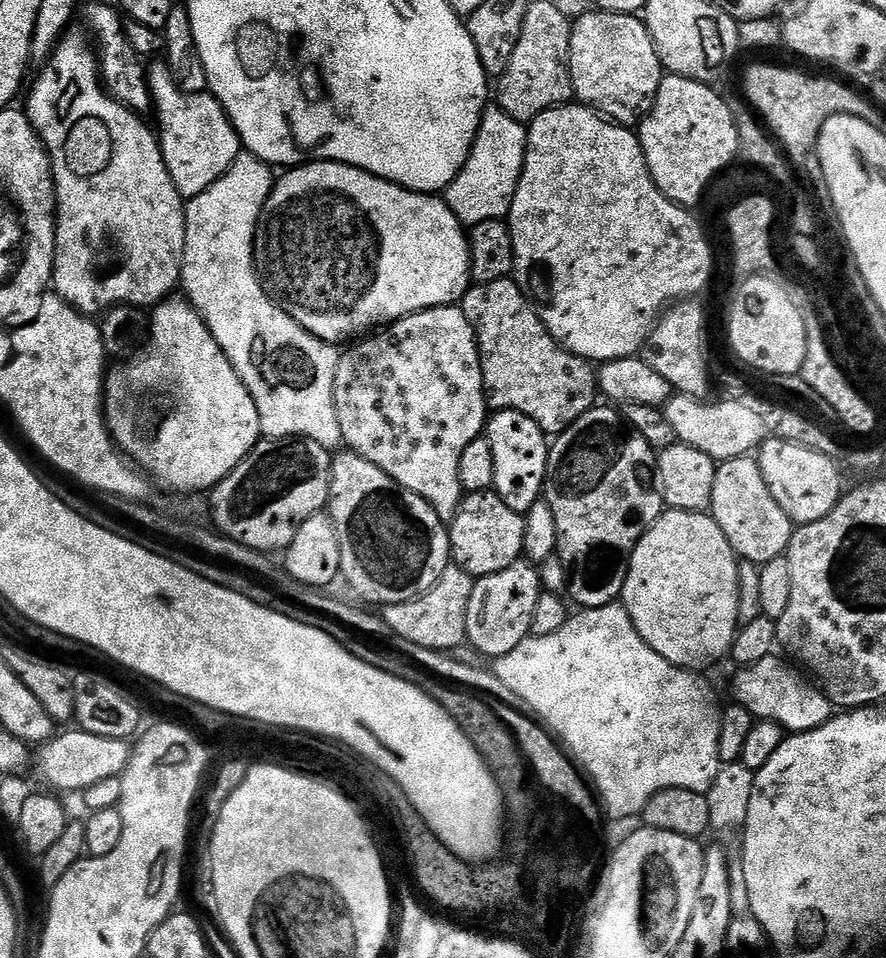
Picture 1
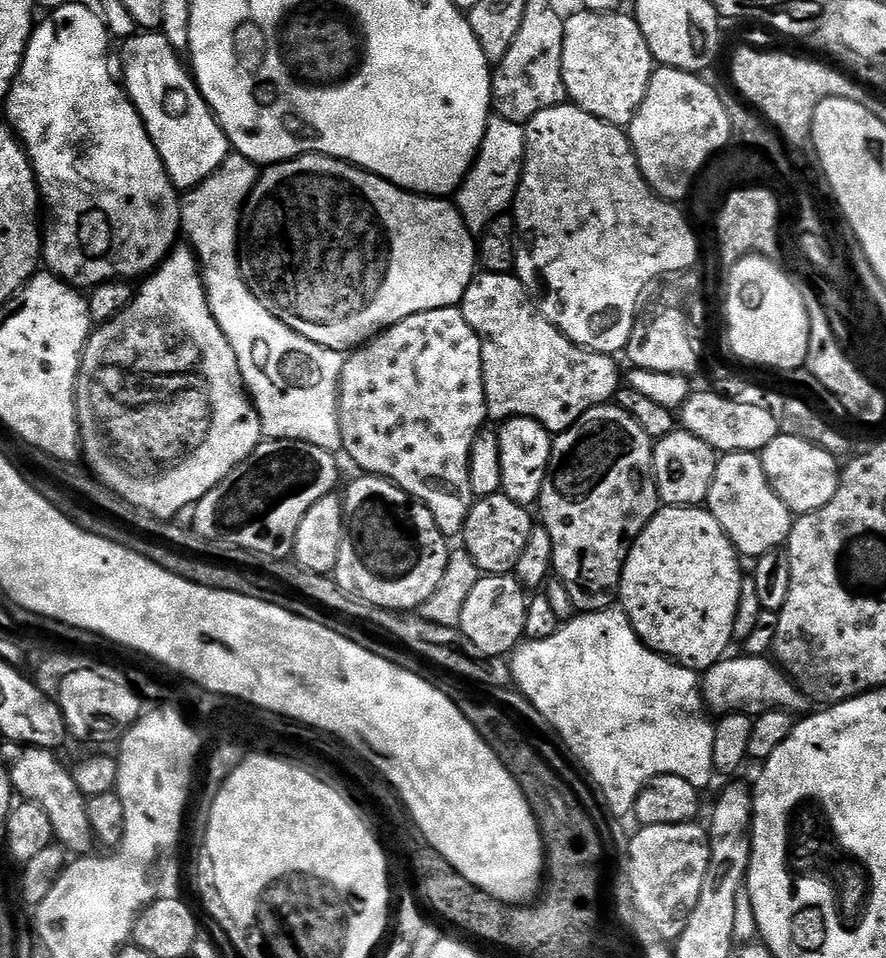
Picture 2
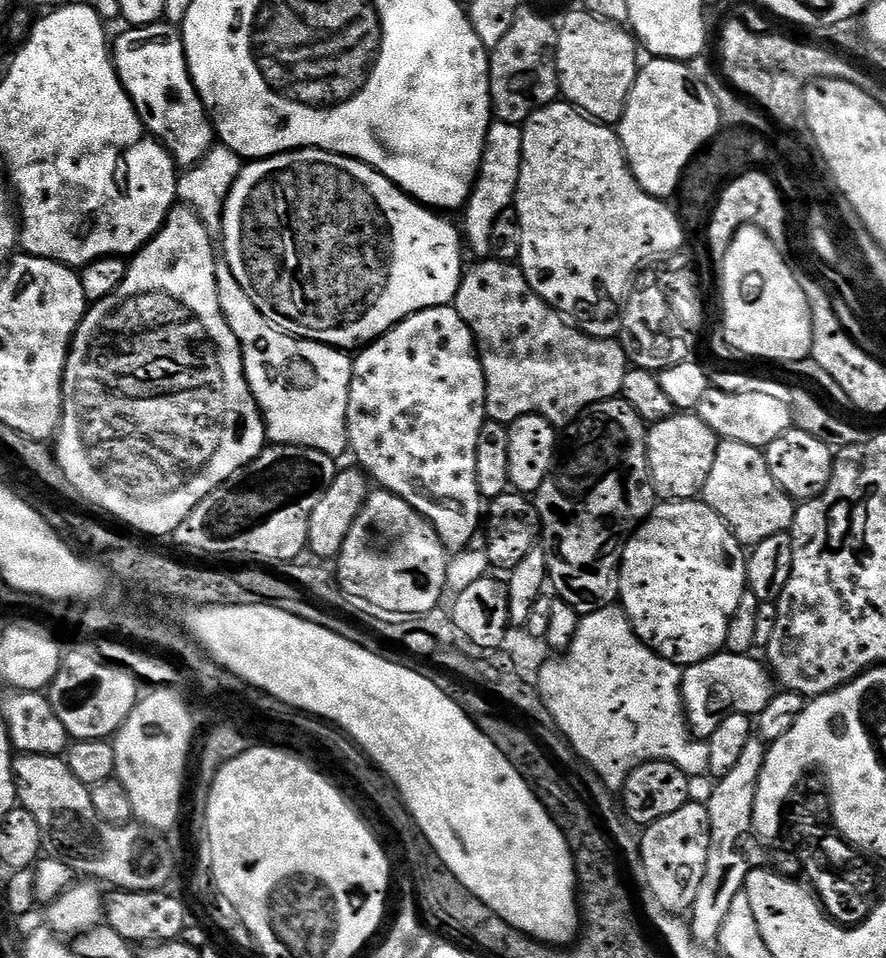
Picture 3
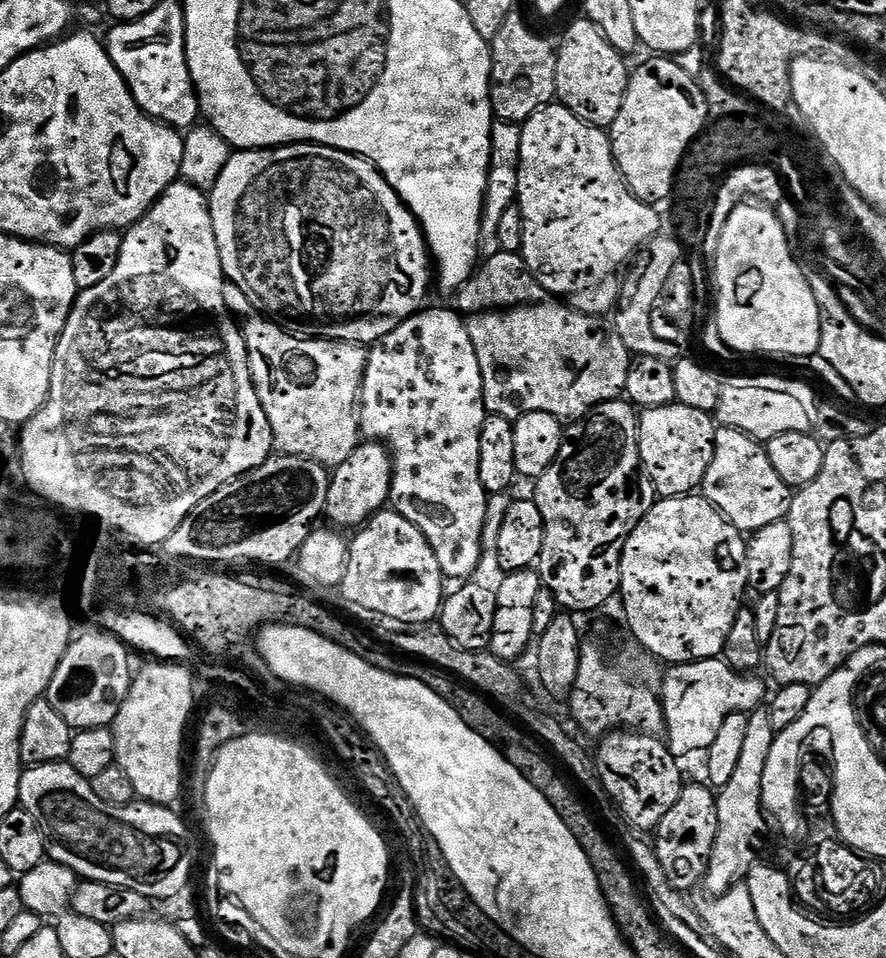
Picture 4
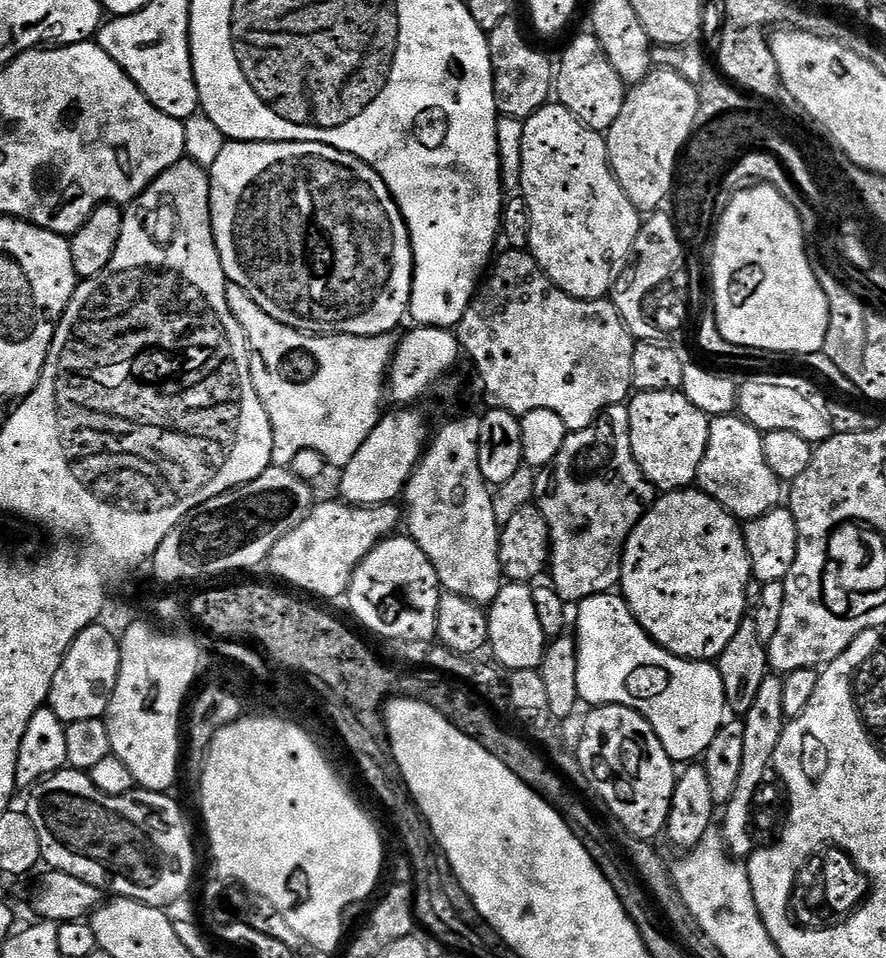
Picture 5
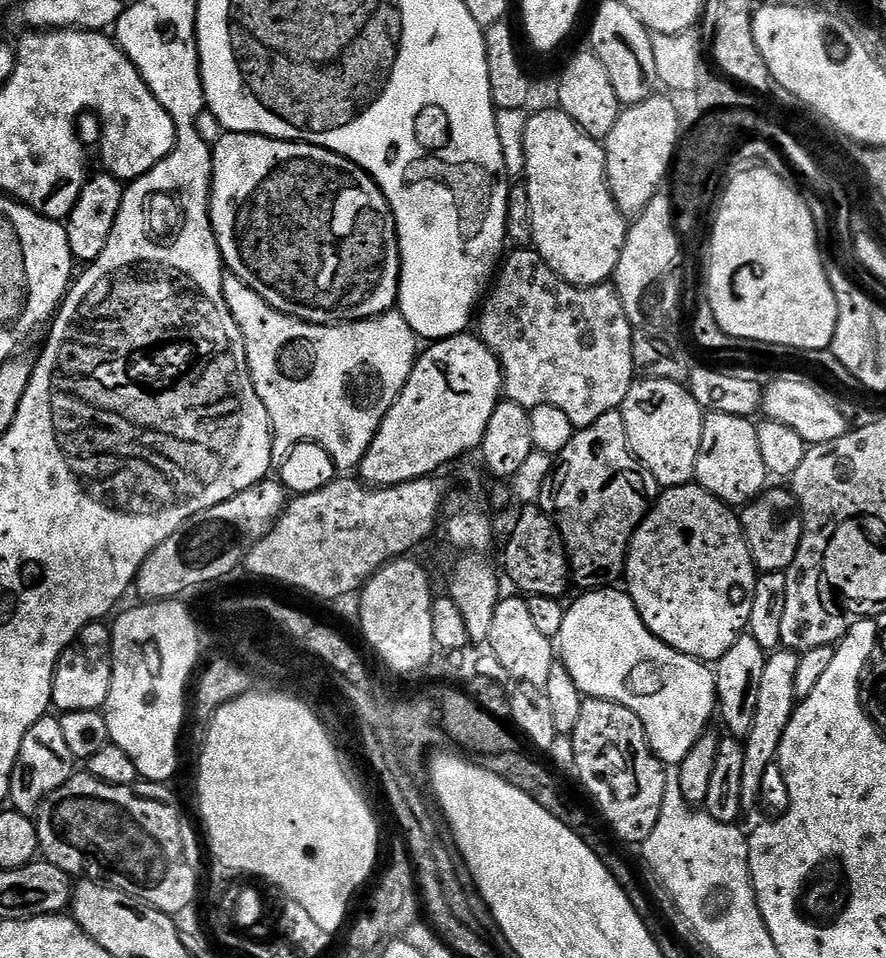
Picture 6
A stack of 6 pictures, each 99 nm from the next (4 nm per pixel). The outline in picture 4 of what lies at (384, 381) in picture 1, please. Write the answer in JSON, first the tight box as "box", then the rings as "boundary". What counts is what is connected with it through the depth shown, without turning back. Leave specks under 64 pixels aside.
{"box":[358,308,490,582],"boundary":[[[432,308],[421,310],[415,316],[409,316],[402,321],[390,334],[371,345],[368,352],[368,365],[364,371],[364,381],[360,387],[358,401],[358,415],[360,417],[360,434],[365,441],[384,445],[392,453],[392,494],[390,497],[391,507],[406,522],[414,522],[418,530],[430,542],[434,550],[434,558],[438,558],[438,566],[444,571],[449,581],[464,582],[476,572],[480,564],[480,555],[484,552],[484,523],[488,520],[490,509],[488,506],[489,493],[482,486],[482,477],[478,475],[478,450],[482,447],[480,435],[486,419],[484,410],[484,387],[482,386],[482,366],[478,366],[478,354],[474,354],[474,342],[470,342],[470,334],[466,330],[463,319],[455,311],[447,312],[444,308]]]}

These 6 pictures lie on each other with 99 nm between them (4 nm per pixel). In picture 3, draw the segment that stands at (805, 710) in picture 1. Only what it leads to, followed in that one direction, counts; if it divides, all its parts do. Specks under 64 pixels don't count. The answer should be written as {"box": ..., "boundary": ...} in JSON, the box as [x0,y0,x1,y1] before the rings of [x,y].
{"box":[683,650,774,742],"boundary":[[[721,650],[715,656],[687,665],[683,669],[684,713],[688,715],[688,726],[693,736],[707,742],[714,730],[718,730],[718,726],[722,726],[722,722],[730,718],[730,714],[755,718],[762,710],[766,710],[774,695],[774,676],[754,657],[752,654],[739,656]]]}

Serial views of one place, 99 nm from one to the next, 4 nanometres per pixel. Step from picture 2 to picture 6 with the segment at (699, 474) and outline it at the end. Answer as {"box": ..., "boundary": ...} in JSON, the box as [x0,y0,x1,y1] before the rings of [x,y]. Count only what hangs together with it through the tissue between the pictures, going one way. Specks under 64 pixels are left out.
{"box":[618,379,706,489],"boundary":[[[637,379],[630,386],[618,411],[622,414],[622,422],[626,422],[626,438],[630,450],[640,461],[640,465],[656,479],[661,489],[680,488],[684,484],[695,481],[698,450],[702,446],[702,430],[706,413],[684,384],[676,384],[672,380]]]}

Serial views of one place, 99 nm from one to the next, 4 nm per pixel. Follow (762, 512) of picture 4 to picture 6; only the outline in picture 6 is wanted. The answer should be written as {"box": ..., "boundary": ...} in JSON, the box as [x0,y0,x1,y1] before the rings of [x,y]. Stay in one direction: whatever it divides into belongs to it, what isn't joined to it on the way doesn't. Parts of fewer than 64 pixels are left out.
{"box":[695,413,769,506],"boundary":[[[707,413],[702,430],[702,446],[698,450],[695,483],[723,504],[743,506],[759,496],[769,480],[766,462],[762,462],[762,453],[758,451],[756,424],[747,416]]]}

